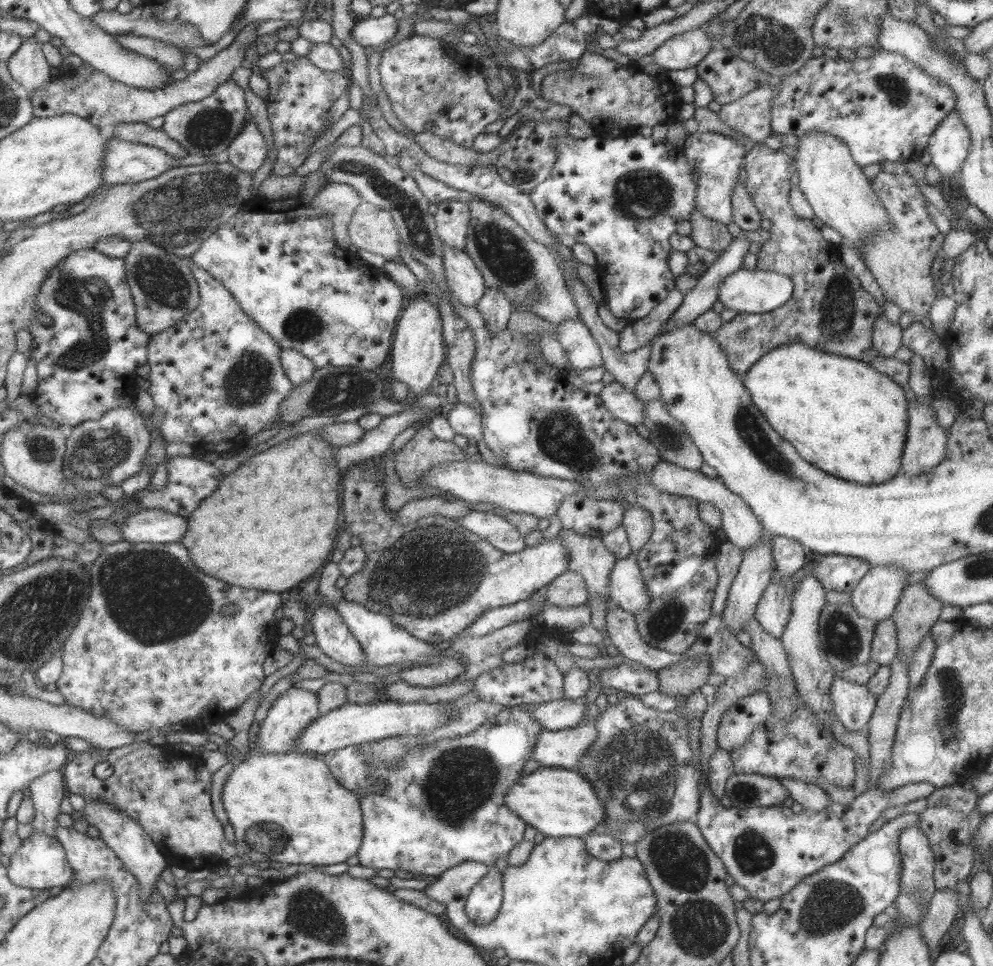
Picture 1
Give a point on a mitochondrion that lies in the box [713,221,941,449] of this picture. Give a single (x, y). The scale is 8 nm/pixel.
(836, 310)

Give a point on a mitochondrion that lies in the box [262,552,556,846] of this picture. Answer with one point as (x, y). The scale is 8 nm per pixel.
(461, 781)

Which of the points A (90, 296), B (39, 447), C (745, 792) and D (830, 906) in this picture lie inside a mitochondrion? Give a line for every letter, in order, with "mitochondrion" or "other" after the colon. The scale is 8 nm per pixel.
A: mitochondrion
B: mitochondrion
C: mitochondrion
D: mitochondrion

